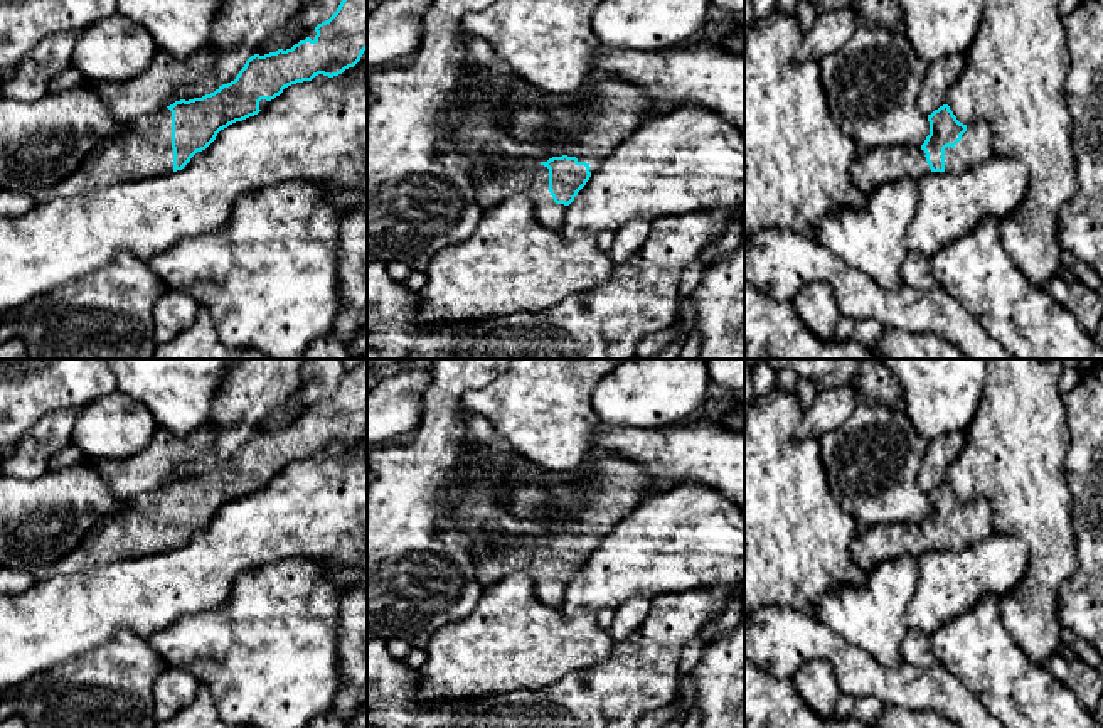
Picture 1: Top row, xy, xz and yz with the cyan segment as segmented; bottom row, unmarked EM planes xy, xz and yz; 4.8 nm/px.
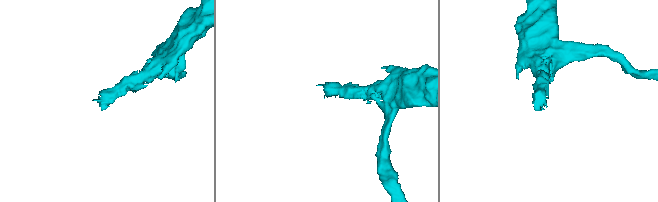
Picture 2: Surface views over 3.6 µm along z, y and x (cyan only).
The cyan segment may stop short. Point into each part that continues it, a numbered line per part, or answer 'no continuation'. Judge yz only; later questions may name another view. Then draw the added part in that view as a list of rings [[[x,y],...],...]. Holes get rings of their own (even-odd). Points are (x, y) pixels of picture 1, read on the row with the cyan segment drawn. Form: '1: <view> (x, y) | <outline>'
1: yz (975, 145) | [[[985,121],[967,126],[962,140],[945,148],[945,172],[963,172],[968,167],[987,162],[994,157],[992,133]]]

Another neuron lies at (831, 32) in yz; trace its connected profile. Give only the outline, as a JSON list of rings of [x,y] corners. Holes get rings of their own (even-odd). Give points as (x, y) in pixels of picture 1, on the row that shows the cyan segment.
[[[839,8],[817,15],[813,27],[803,34],[795,52],[797,61],[822,61],[825,56],[840,51],[859,29],[852,8]]]

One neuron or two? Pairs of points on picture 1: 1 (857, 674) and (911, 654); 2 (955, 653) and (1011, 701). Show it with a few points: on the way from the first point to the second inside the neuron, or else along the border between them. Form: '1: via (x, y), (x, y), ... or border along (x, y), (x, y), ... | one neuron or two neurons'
1: border along (905, 661), (915, 664) | two neurons
2: via (969, 659), (997, 688) | one neuron

